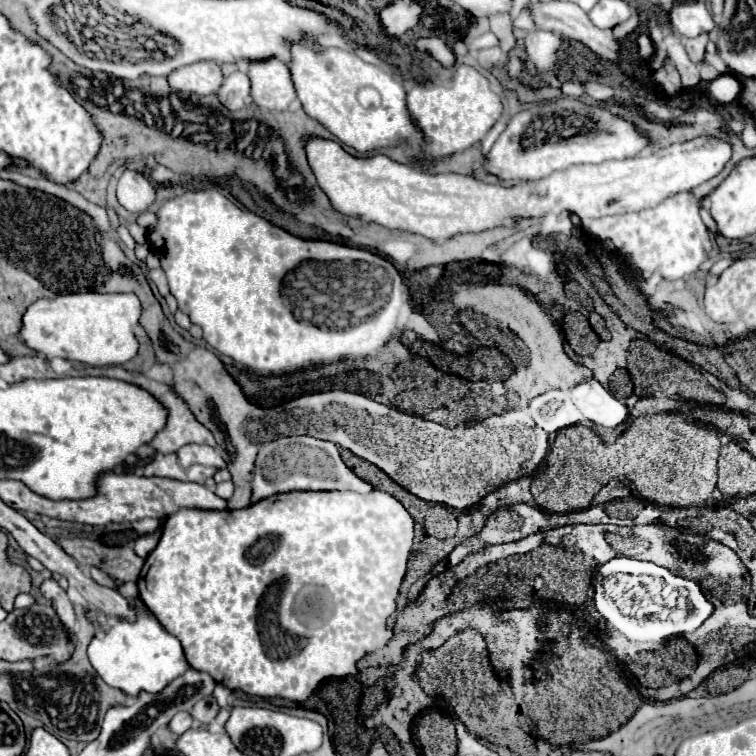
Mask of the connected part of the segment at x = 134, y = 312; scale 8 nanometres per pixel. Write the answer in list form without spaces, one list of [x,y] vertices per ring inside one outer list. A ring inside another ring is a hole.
[[[60,294],[52,300],[36,300],[22,316],[18,338],[46,360],[54,356],[90,366],[112,366],[132,360],[138,352],[134,328],[140,322],[140,300],[136,294]]]

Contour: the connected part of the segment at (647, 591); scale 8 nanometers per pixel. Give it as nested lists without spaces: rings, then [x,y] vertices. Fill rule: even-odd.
[[[616,556],[598,566],[592,606],[612,628],[634,642],[664,642],[672,636],[692,632],[714,610],[696,580],[686,580],[668,568],[626,556]]]

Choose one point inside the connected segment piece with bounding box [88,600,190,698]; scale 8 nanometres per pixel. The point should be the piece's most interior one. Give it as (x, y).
(132, 656)

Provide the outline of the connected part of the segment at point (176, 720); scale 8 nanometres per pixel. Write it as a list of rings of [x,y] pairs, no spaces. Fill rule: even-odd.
[[[180,712],[180,714],[176,714],[174,718],[172,718],[172,722],[170,722],[170,730],[174,732],[174,734],[184,734],[186,730],[190,730],[192,728],[192,716],[188,714],[188,712]]]

